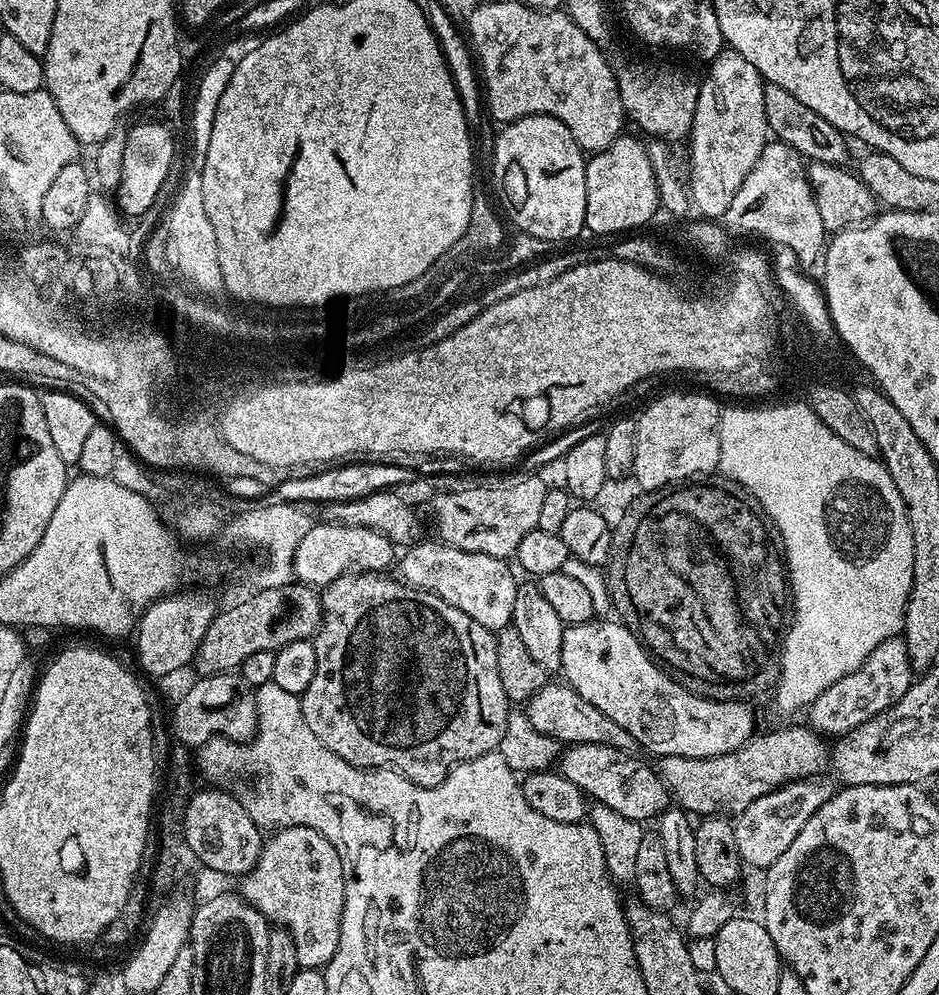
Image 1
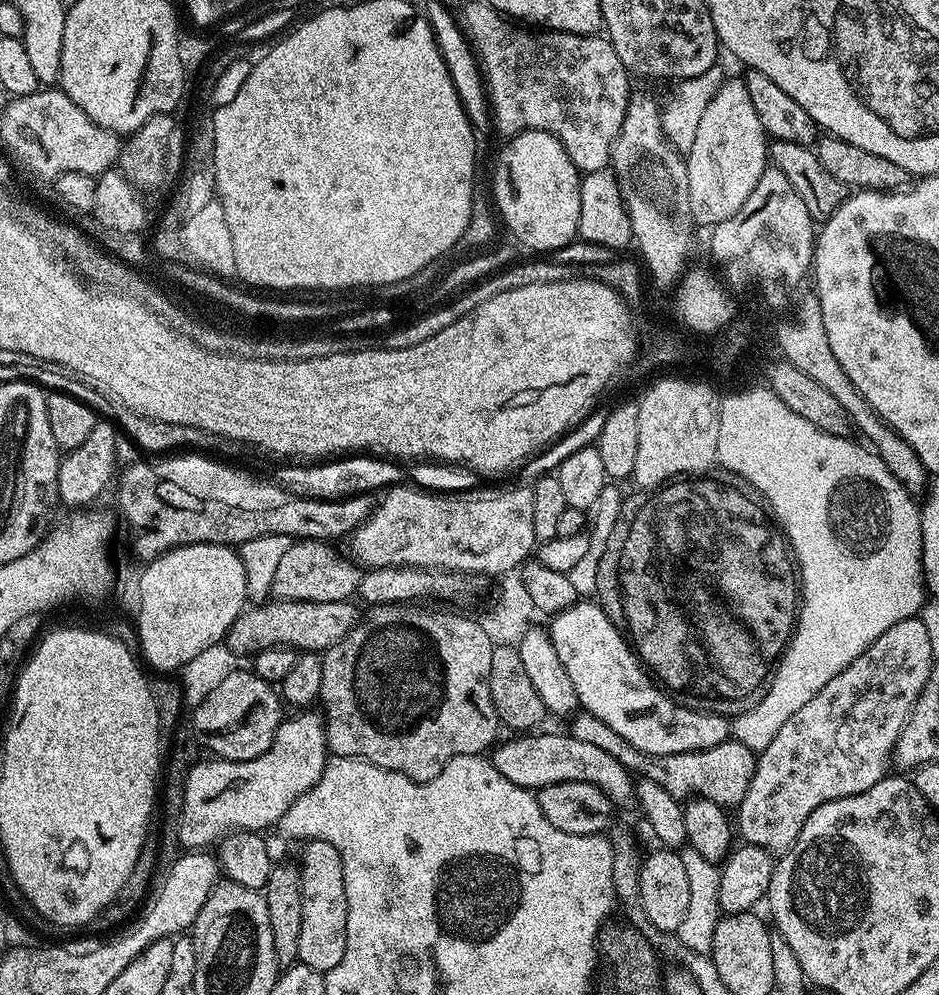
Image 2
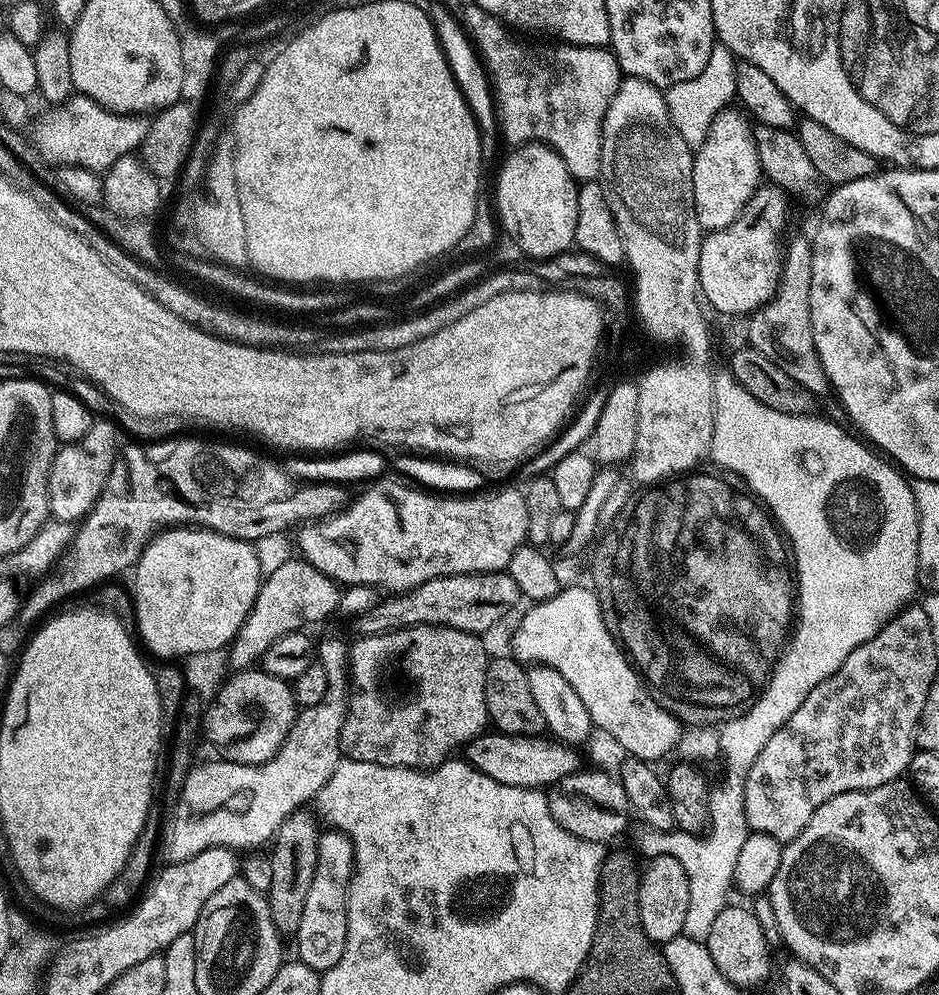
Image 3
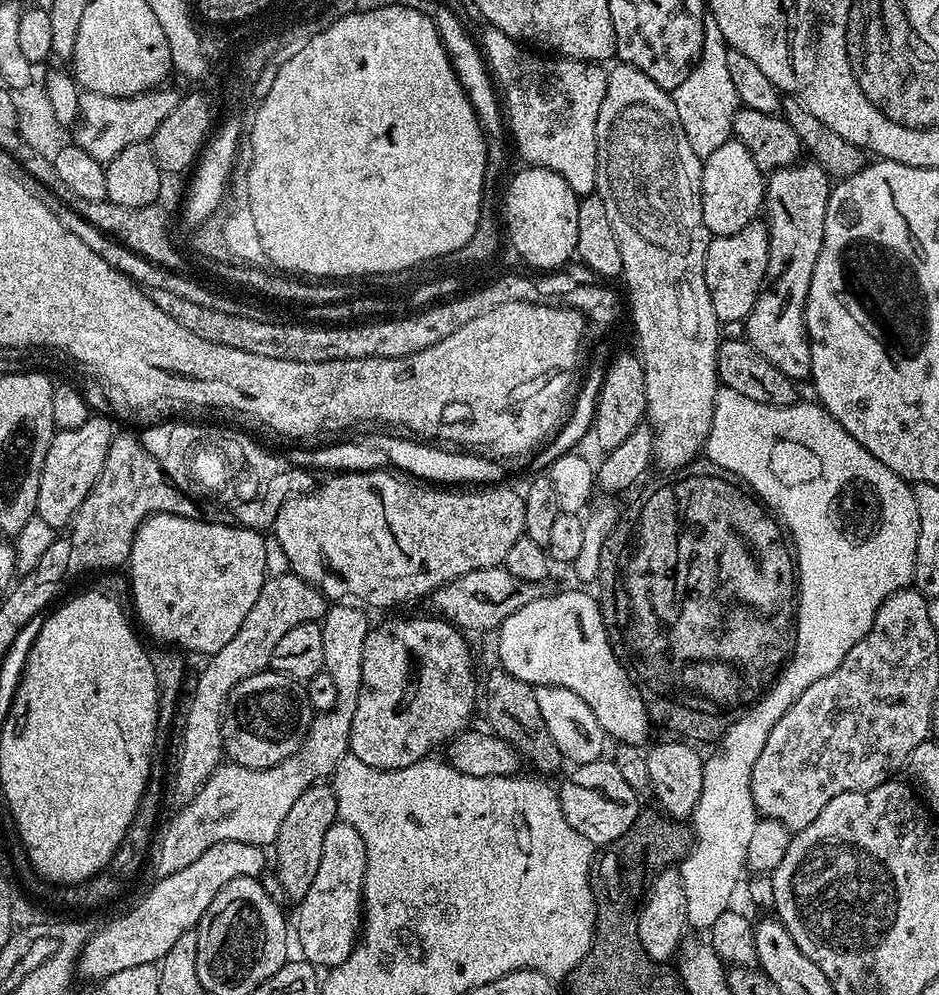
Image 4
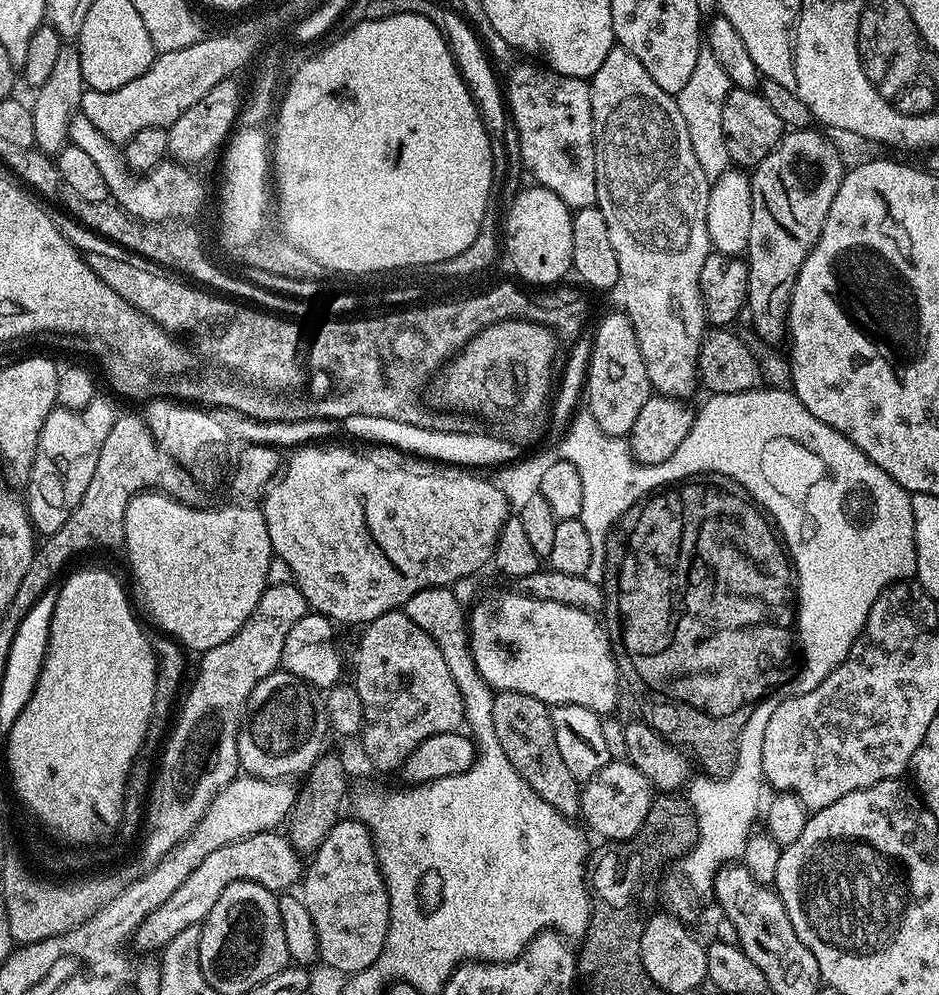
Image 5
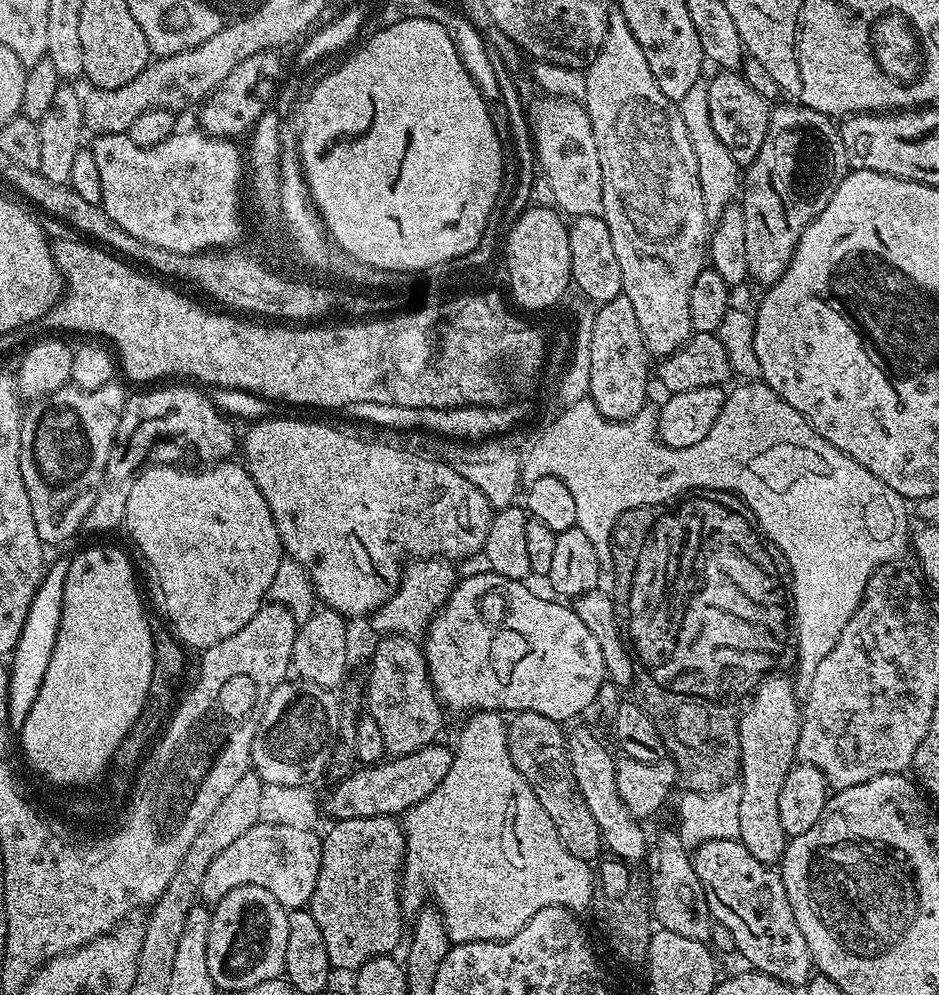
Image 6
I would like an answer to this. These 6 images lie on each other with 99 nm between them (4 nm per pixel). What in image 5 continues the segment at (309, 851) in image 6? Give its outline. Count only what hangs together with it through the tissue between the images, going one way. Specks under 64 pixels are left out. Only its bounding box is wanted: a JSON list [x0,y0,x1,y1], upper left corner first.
[134,830,302,954]

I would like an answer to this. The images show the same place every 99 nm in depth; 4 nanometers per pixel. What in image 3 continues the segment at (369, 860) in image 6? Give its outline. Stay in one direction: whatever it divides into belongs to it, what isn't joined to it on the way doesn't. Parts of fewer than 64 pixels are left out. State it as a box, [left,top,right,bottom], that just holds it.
[294,830,356,974]

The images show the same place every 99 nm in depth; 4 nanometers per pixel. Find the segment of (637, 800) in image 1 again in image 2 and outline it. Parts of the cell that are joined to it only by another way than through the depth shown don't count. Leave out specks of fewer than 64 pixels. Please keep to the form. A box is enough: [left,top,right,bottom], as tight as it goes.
[491,732,634,806]

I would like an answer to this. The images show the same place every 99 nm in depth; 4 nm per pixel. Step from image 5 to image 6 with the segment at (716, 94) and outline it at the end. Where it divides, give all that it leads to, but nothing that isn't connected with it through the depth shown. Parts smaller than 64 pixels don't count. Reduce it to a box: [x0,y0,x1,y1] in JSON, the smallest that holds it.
[678,78,742,221]

